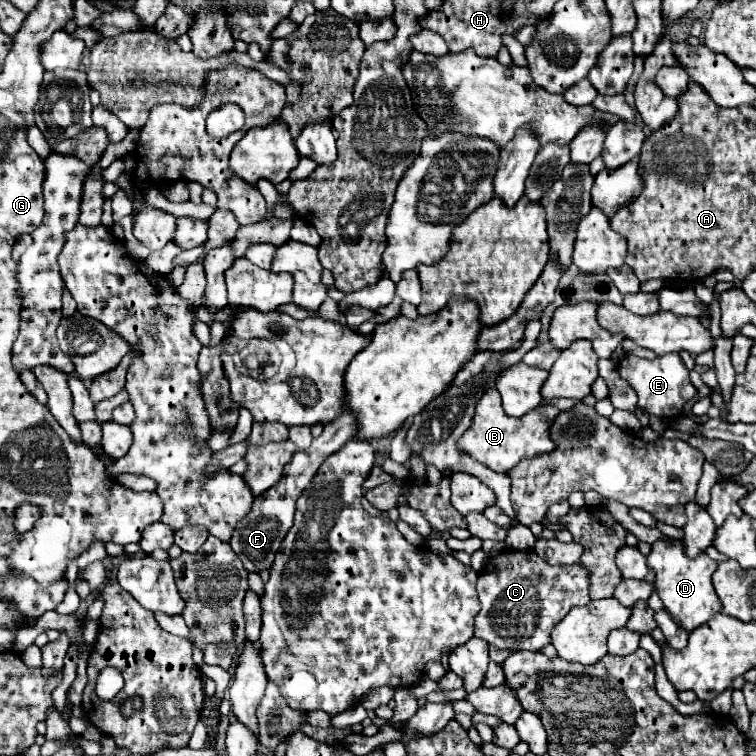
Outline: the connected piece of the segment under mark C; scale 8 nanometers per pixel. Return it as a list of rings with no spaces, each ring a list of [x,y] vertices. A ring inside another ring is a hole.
[[[530,550],[530,558],[526,552],[498,552],[488,558],[486,568],[478,574],[478,600],[480,612],[476,616],[476,630],[474,636],[486,640],[494,648],[506,650],[540,650],[550,644],[550,630],[558,624],[572,606],[590,604],[590,580],[586,568],[582,564],[574,566],[550,566],[542,560],[534,550]]]

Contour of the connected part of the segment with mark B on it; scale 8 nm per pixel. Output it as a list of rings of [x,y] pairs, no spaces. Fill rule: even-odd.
[[[486,390],[482,400],[478,402],[478,408],[474,410],[474,420],[470,428],[462,434],[462,440],[458,440],[458,448],[462,448],[462,452],[466,452],[470,458],[478,460],[494,472],[508,472],[524,458],[552,452],[554,442],[550,440],[548,430],[558,412],[560,410],[554,406],[538,406],[526,412],[526,416],[510,418],[502,410],[500,394],[496,390]]]

